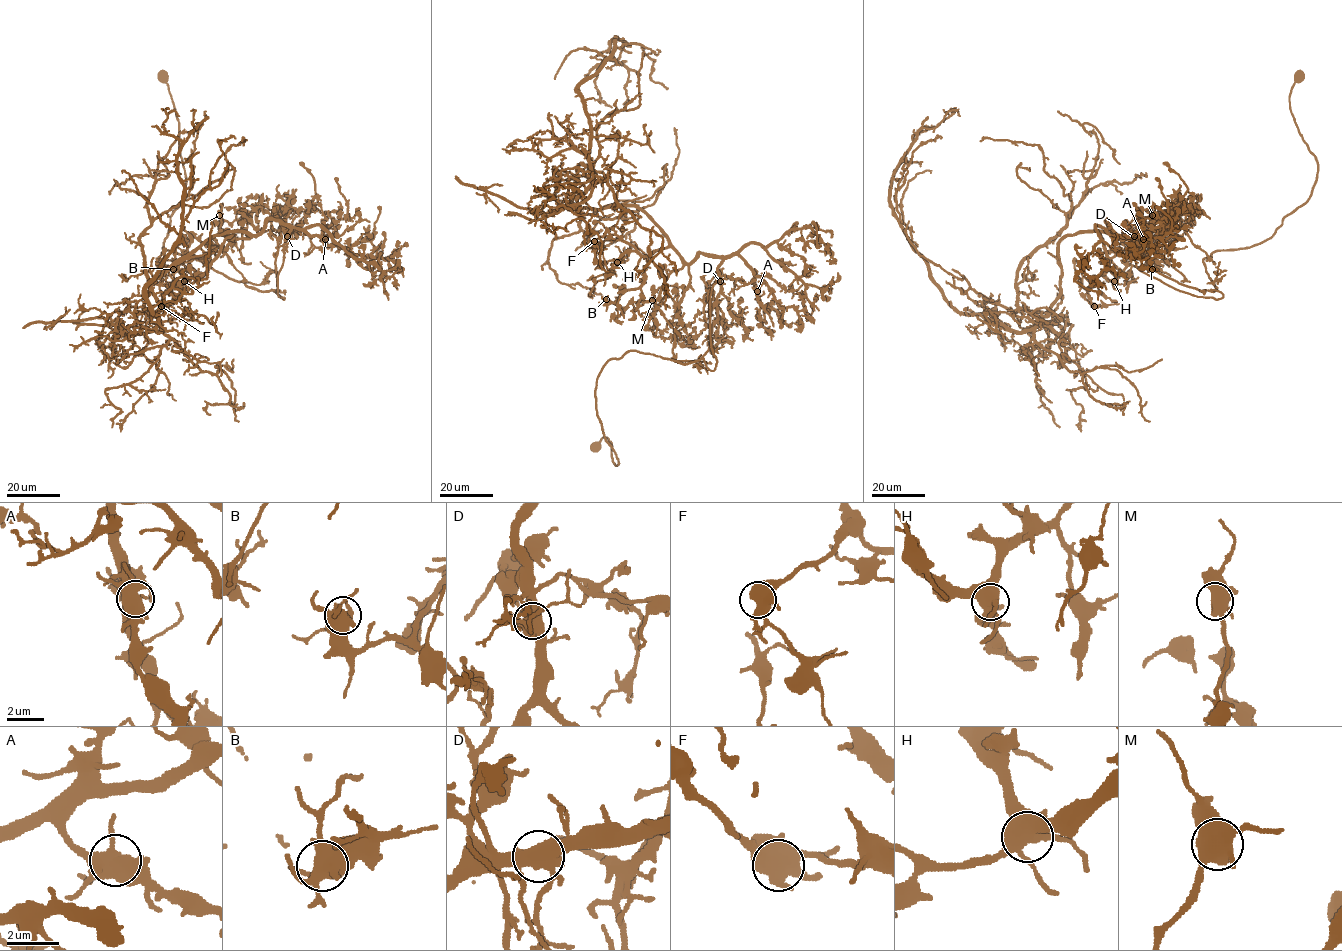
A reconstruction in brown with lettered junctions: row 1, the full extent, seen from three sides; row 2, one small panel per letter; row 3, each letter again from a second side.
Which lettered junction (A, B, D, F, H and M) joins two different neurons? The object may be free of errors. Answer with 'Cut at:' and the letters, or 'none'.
Cut at: D

